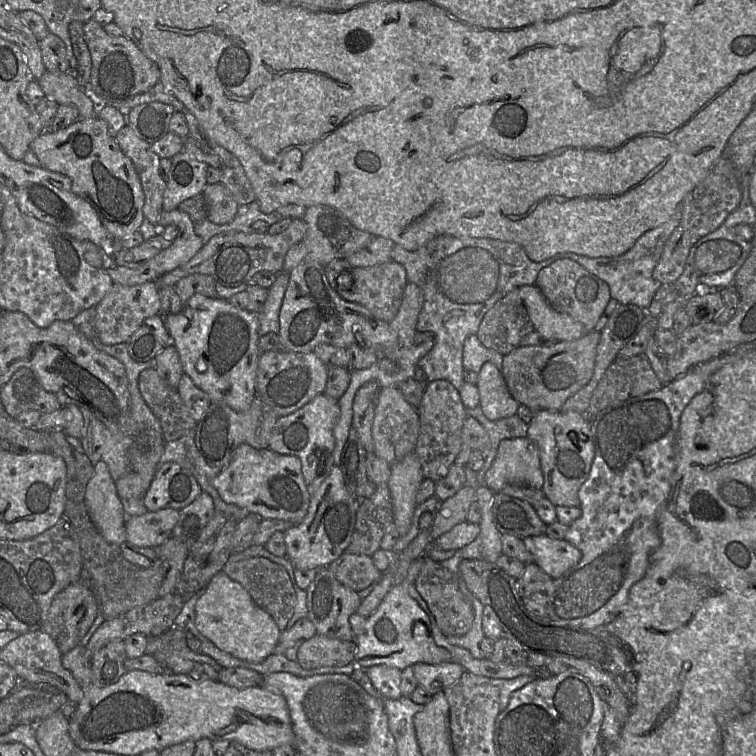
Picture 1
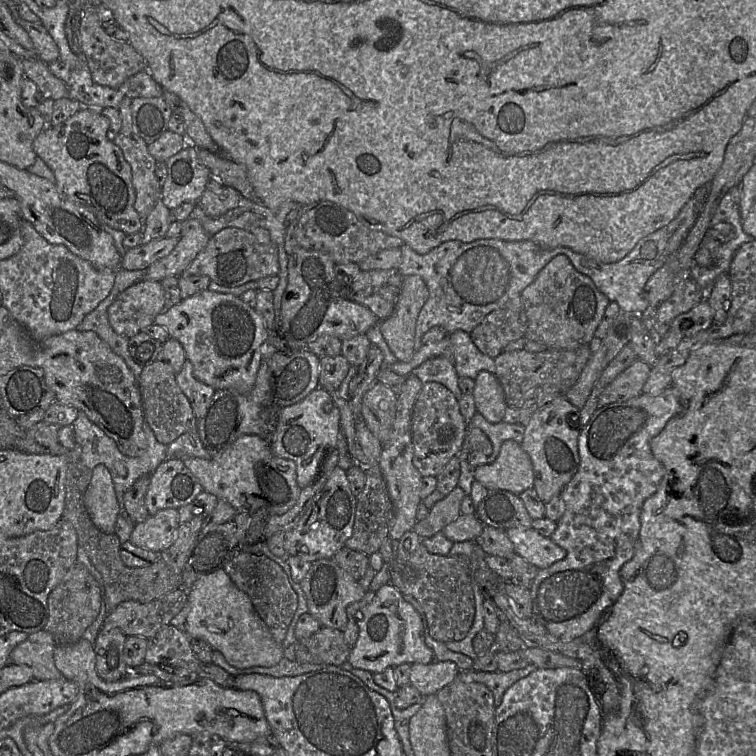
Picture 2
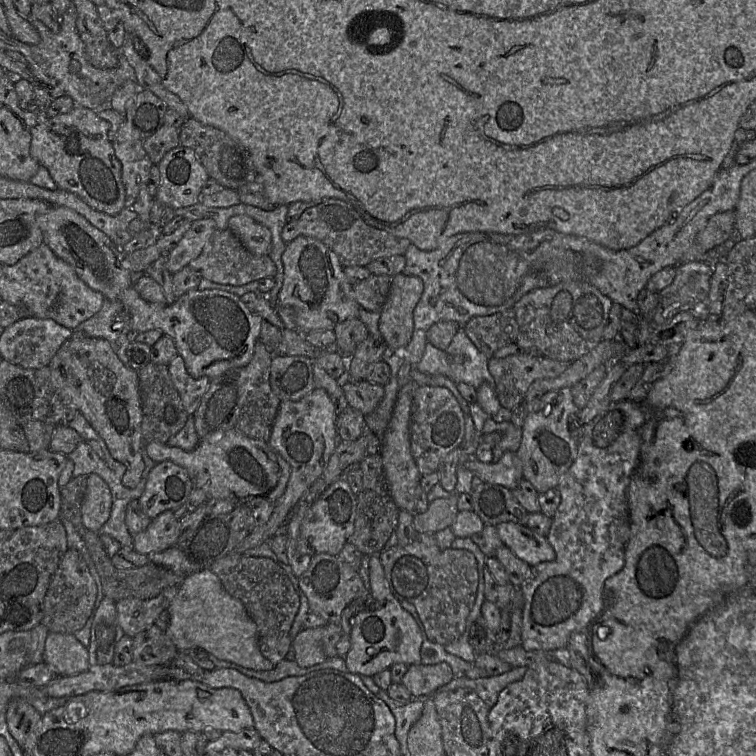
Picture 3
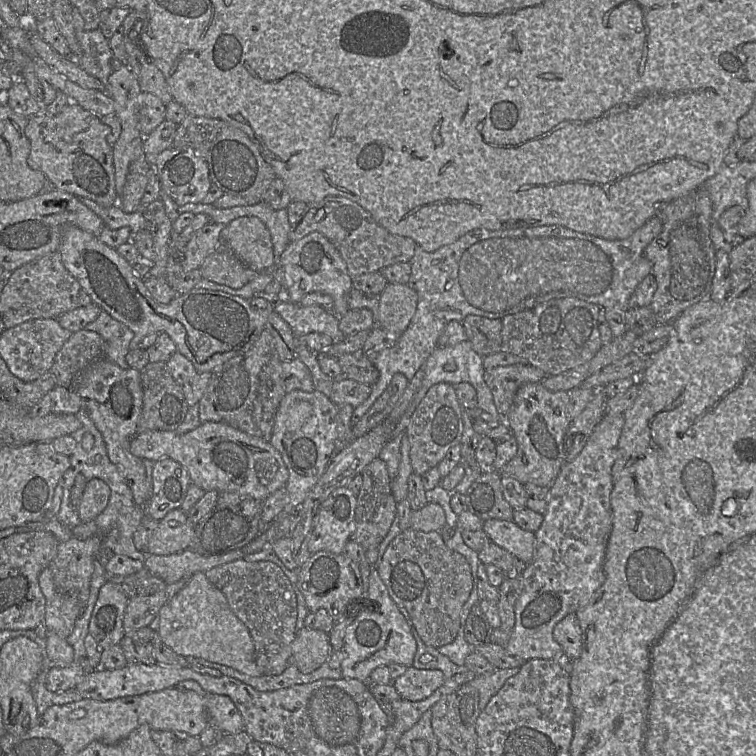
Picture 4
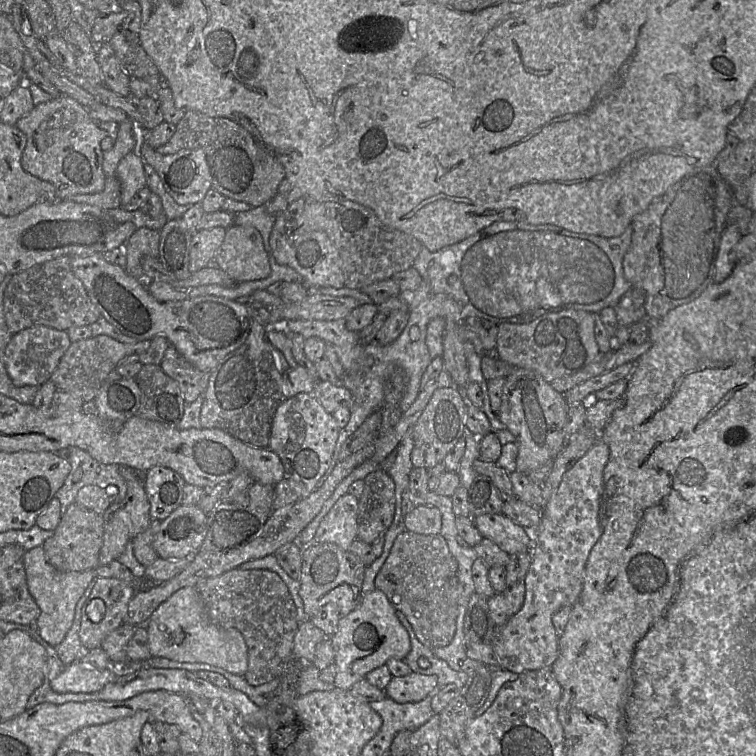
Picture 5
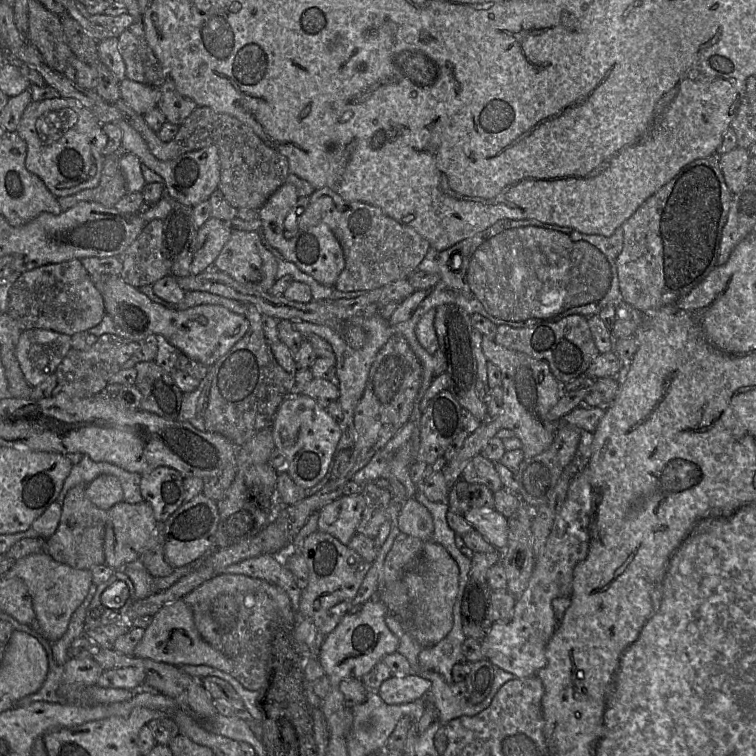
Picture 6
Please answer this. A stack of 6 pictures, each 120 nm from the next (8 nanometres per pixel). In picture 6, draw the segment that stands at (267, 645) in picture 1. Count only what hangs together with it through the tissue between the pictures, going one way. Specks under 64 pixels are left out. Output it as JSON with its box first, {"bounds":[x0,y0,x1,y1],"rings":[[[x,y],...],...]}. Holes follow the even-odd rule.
{"bounds":[134,599,233,674],"rings":[[[183,599],[163,606],[151,618],[143,638],[134,650],[134,656],[176,666],[207,665],[230,674],[233,671],[232,660],[201,637],[195,625],[192,610]]]}

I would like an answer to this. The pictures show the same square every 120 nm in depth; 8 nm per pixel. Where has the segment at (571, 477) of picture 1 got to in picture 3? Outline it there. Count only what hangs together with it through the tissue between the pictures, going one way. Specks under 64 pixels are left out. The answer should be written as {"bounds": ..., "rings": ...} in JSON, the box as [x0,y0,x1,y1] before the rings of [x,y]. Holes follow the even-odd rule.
{"bounds":[516,389,581,493],"rings":[[[571,389],[549,392],[533,401],[522,426],[522,439],[516,456],[522,464],[523,479],[530,482],[538,493],[557,488],[563,475],[575,461],[579,441],[570,431],[570,422],[581,409],[573,402]]]}

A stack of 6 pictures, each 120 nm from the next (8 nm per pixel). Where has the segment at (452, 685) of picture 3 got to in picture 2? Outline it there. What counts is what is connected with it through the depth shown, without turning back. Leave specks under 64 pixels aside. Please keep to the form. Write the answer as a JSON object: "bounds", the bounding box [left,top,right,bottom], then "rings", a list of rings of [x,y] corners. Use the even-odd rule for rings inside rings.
{"bounds":[458,664,538,705],"rings":[[[533,664],[523,669],[509,672],[460,671],[458,677],[465,682],[478,682],[486,685],[494,695],[494,704],[501,705],[505,692],[517,681],[529,676],[538,667]]]}

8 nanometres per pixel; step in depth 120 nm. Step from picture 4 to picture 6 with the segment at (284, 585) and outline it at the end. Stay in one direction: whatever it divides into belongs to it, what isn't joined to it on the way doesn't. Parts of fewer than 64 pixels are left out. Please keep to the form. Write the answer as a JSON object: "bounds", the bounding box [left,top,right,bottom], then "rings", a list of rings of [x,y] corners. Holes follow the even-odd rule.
{"bounds":[183,574,296,690],"rings":[[[220,574],[205,581],[183,597],[192,610],[201,637],[233,662],[231,675],[247,690],[263,689],[270,679],[270,648],[277,629],[290,629],[293,634],[296,614],[287,593],[279,586],[262,579],[239,574]]]}

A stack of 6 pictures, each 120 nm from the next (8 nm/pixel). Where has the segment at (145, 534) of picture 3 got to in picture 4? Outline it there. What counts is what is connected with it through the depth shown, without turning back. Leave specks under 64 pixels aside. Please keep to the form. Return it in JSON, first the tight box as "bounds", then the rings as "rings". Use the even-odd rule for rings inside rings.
{"bounds":[146,509,195,555],"rings":[[[179,509],[171,510],[159,520],[158,527],[153,532],[146,554],[172,555],[186,550],[195,533],[186,513]]]}

